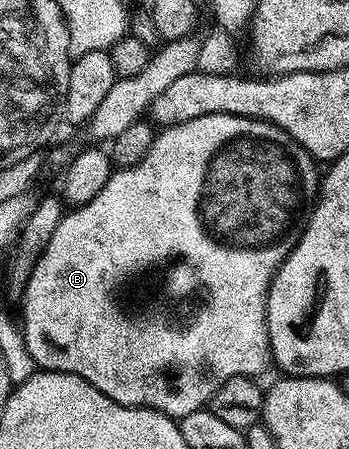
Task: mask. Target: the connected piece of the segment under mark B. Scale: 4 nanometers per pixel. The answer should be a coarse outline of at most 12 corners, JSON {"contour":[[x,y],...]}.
{"contour":[[264,120],[164,127],[21,289],[35,365],[172,418],[272,359],[317,195]]}

